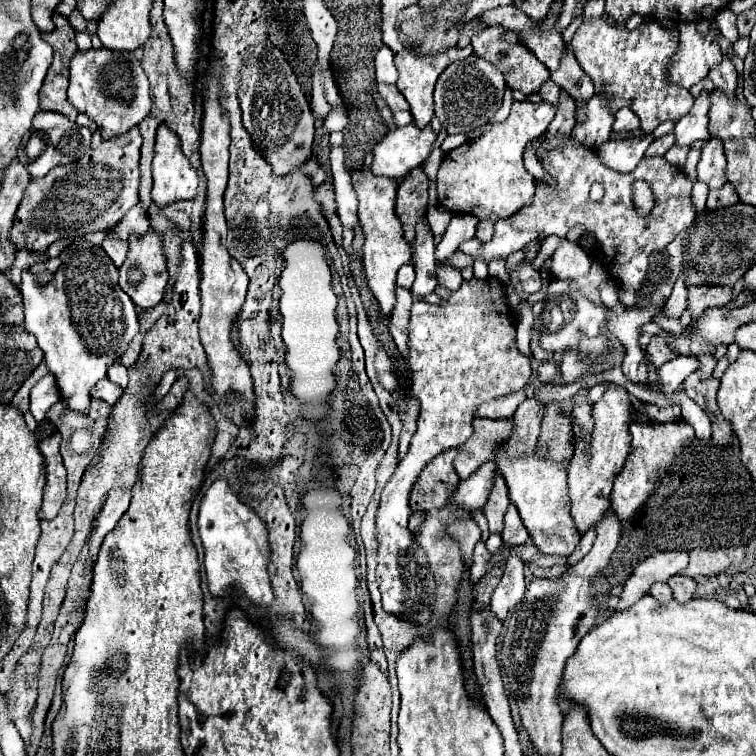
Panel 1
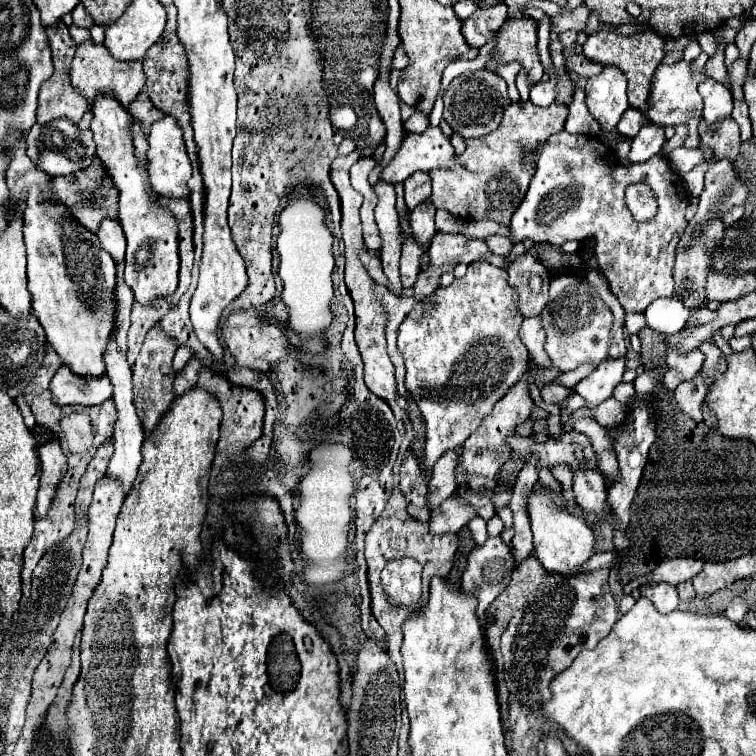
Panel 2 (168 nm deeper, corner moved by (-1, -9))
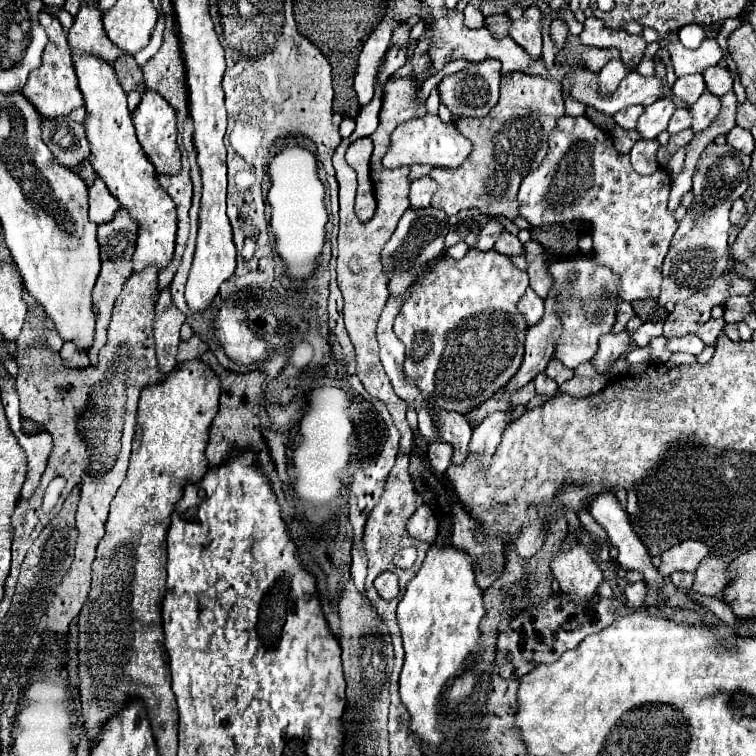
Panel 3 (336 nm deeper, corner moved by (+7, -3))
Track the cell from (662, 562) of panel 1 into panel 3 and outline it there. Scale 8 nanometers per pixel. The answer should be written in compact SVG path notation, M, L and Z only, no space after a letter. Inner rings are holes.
M686 539L686 541L670 547L668 551L664 551L658 571L666 577L672 575L674 571L696 571L700 561L708 555L710 555L710 549L704 541Z

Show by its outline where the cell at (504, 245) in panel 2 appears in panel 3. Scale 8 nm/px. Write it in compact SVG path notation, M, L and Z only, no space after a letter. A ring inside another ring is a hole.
M504 231L504 235L500 235L500 239L496 241L494 249L502 251L504 255L510 255L510 257L512 255L524 255L524 243L516 235L512 235L508 231Z

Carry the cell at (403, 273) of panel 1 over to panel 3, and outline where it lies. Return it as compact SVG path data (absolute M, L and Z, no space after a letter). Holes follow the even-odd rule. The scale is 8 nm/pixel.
M410 207L406 209L406 213L402 215L396 231L392 233L390 241L382 247L382 265L384 265L384 273L388 277L388 291L392 297L398 297L404 293L404 289L408 289L418 273L420 267L428 265L432 259L440 257L444 253L444 237L448 233L448 215L444 215L444 211L430 207Z

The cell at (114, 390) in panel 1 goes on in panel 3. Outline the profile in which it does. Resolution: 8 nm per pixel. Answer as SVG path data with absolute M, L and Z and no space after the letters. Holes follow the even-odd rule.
M66 341L64 347L60 349L60 355L68 367L88 367L90 365L88 355L84 351L80 351L74 341Z

